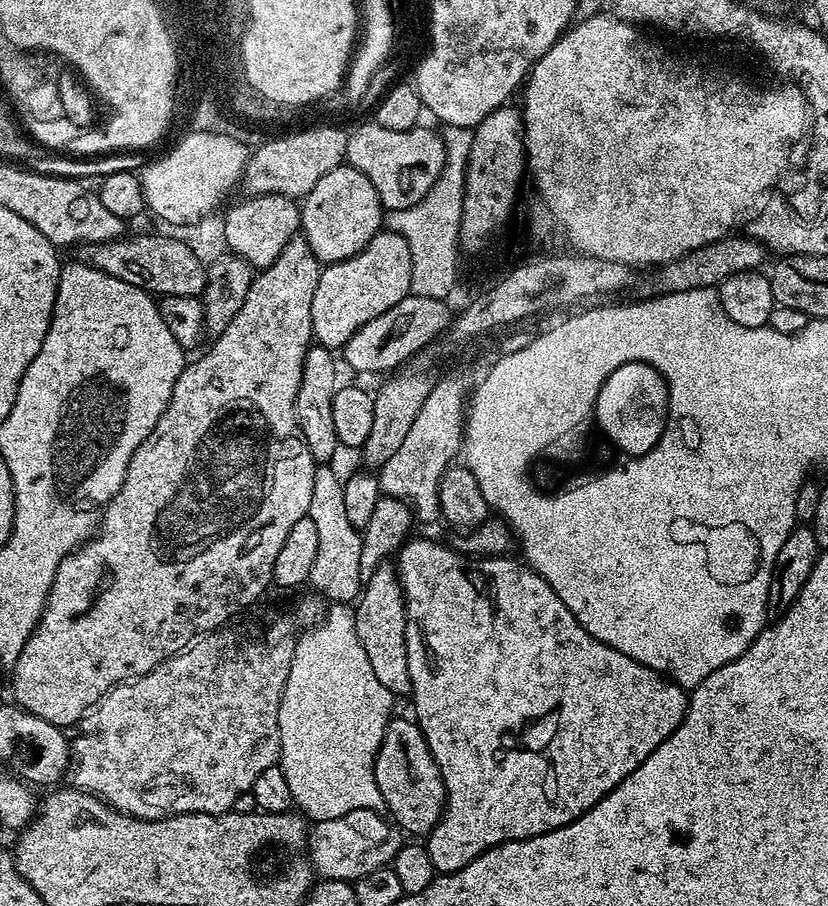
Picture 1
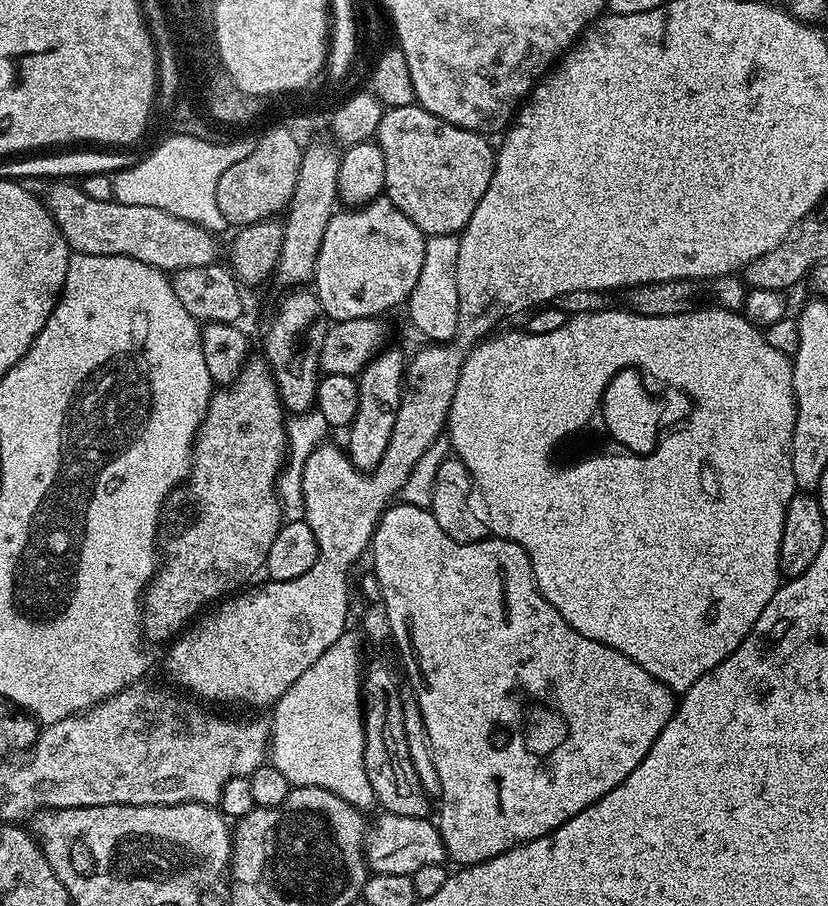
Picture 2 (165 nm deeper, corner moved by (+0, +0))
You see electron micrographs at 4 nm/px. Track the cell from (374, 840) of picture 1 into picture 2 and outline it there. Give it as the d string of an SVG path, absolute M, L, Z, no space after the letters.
M381 811L376 821L371 821L366 832L366 859L375 874L402 874L413 876L422 866L444 864L446 853L442 834L428 818L406 818L402 814Z

